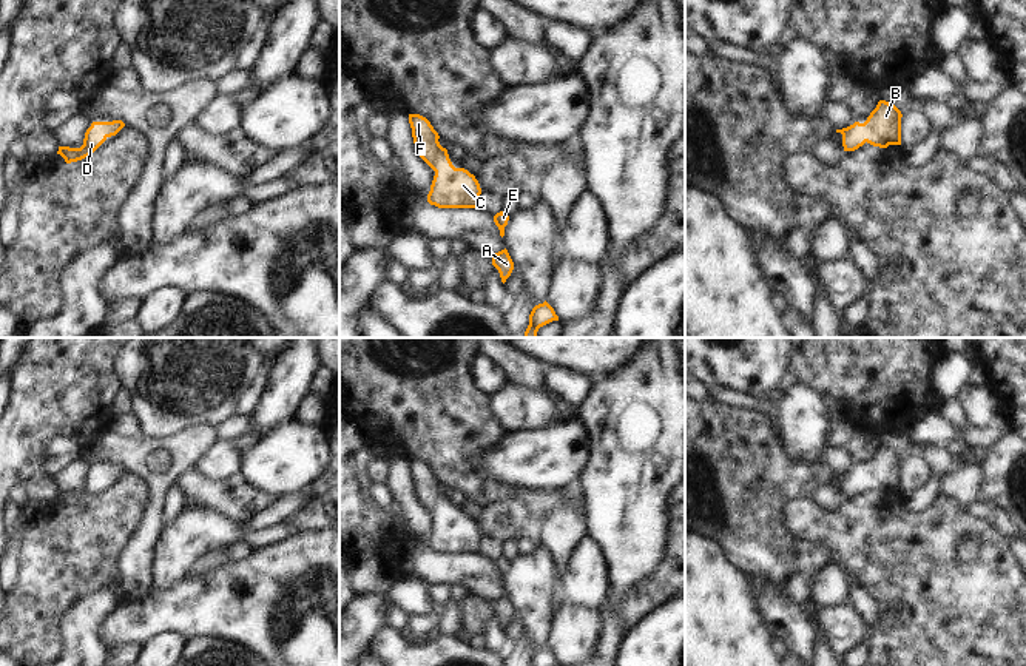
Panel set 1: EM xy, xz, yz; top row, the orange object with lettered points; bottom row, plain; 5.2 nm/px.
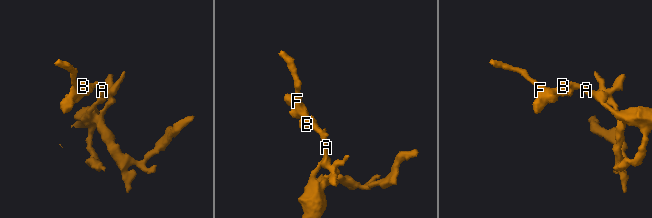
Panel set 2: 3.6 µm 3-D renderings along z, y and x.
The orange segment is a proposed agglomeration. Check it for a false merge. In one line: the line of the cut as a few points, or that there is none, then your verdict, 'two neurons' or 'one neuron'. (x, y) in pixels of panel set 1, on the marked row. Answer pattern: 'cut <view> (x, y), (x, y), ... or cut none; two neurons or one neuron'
cut none; one neuron

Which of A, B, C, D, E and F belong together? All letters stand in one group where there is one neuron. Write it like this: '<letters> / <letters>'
A B C D E F

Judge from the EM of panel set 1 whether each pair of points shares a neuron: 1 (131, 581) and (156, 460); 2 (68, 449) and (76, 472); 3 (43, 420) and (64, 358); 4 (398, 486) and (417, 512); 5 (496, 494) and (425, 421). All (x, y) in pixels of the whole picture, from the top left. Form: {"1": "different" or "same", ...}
{"1": "same", "2": "different", "3": "same", "4": "same", "5": "same"}

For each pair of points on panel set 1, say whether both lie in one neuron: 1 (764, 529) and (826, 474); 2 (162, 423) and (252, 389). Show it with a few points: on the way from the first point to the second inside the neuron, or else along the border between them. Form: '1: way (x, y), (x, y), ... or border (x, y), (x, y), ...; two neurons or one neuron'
1: way (767, 511), (798, 480), (807, 478); one neuron
2: border (261, 363), (238, 396), (235, 413); two neurons

